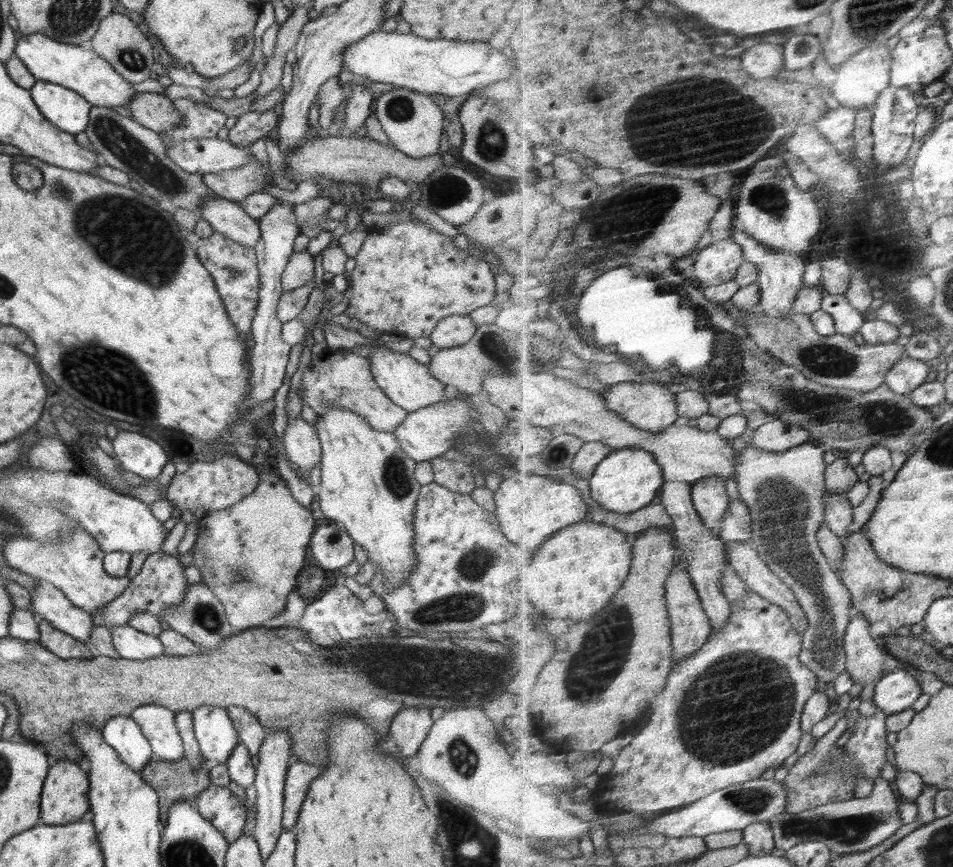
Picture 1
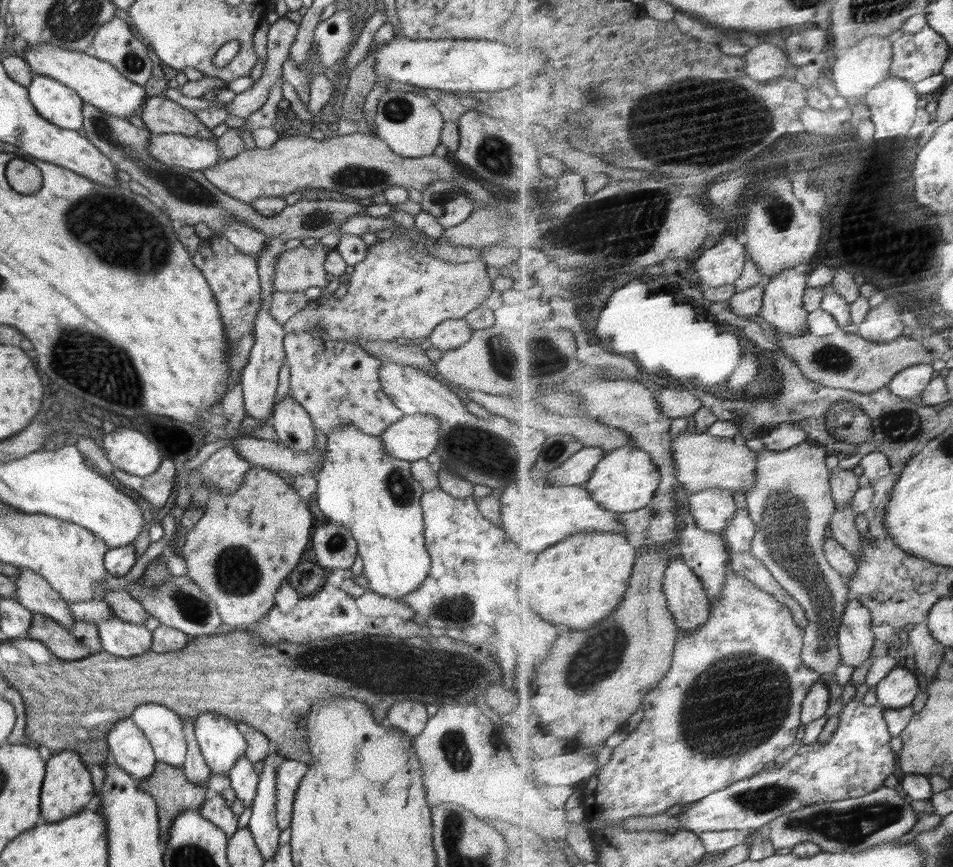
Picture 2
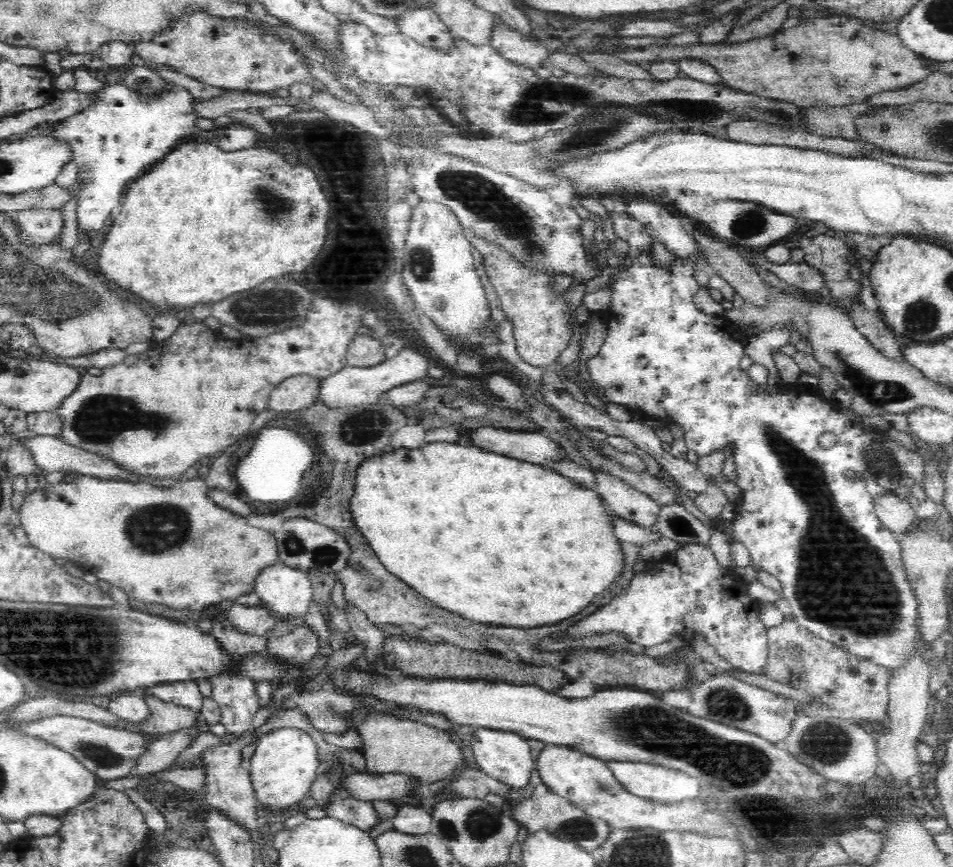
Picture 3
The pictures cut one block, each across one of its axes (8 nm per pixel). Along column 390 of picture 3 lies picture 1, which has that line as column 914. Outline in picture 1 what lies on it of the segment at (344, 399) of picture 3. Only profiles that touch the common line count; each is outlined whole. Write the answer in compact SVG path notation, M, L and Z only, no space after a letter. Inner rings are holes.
M912 356L902 357L888 374L887 385L898 394L914 393L928 383L932 368L924 360Z

